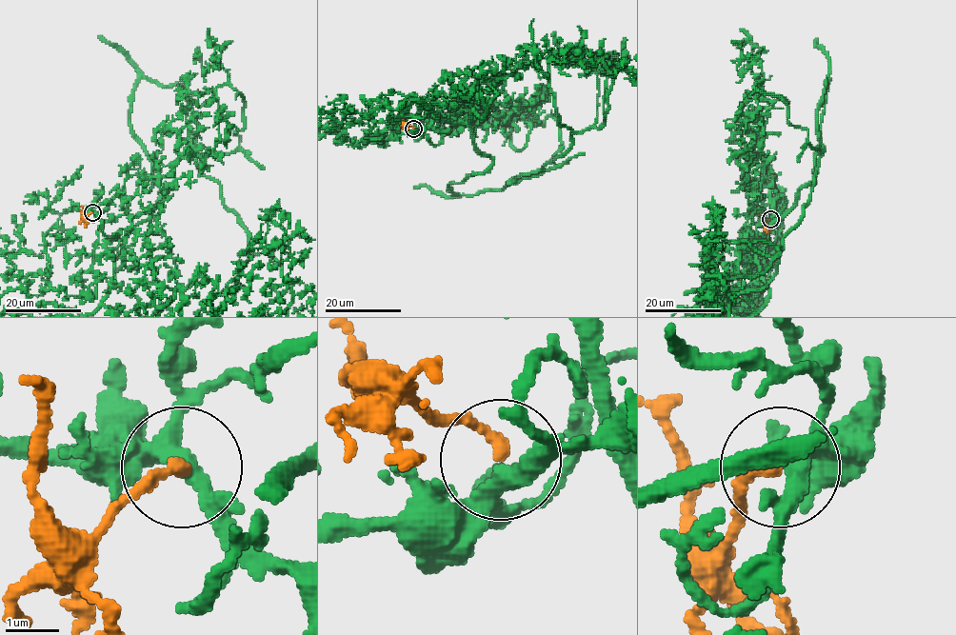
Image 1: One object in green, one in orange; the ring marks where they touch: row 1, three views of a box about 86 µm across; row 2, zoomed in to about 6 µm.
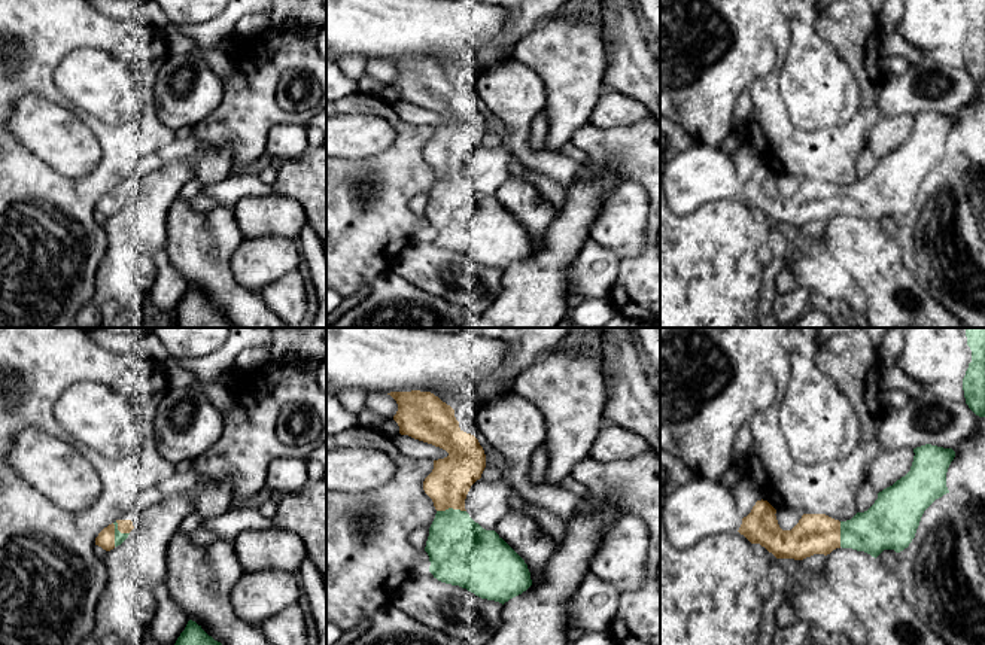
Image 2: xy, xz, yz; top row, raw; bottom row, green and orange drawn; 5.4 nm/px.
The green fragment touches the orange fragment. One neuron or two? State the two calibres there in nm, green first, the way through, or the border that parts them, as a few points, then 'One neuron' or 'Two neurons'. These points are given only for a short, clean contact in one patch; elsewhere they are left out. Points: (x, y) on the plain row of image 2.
Thickness 60 nm (green) against 100 nm. One neuron

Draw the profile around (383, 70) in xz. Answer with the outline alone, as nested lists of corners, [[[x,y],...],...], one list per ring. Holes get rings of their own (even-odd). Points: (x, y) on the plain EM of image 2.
[[[368,60],[365,72],[384,85],[393,85],[398,77],[396,67],[387,60]]]

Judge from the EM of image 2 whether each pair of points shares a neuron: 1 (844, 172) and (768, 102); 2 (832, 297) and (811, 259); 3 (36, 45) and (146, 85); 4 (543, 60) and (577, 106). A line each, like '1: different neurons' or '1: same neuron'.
1: same neuron
2: same neuron
3: same neuron
4: same neuron

